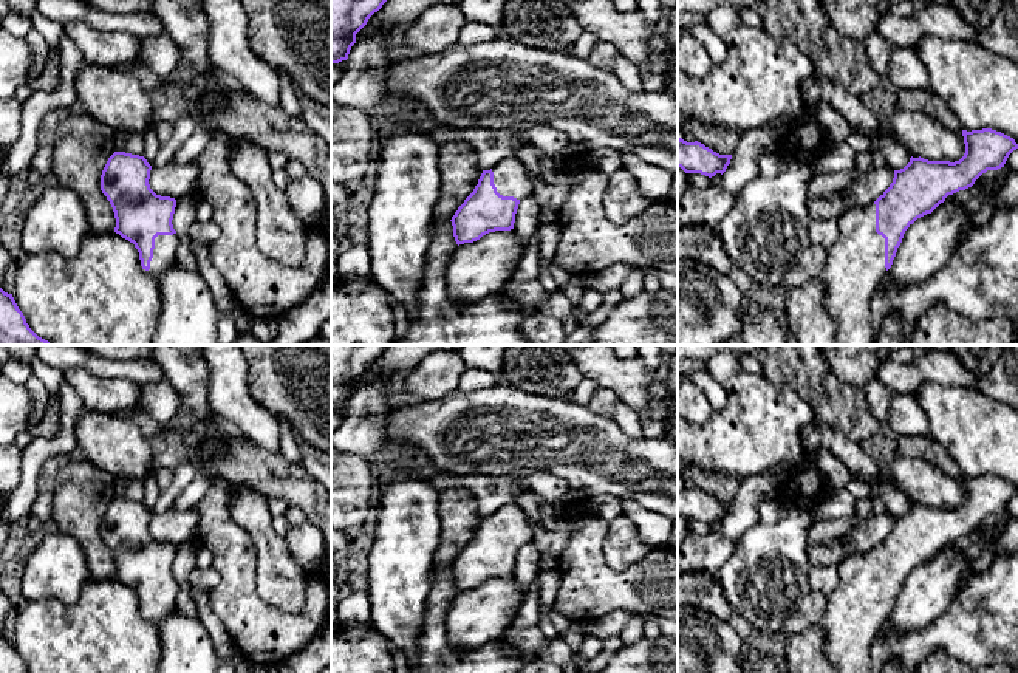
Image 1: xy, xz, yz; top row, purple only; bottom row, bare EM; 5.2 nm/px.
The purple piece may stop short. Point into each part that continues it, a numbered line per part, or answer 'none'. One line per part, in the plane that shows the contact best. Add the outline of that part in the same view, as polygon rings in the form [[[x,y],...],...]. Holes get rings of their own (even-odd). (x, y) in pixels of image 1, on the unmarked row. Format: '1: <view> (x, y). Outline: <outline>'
1: yz (854, 613). Outline: [[[876,551],[839,563],[840,579],[818,619],[823,650],[835,673],[873,673],[871,645],[886,622],[885,585],[876,579]]]

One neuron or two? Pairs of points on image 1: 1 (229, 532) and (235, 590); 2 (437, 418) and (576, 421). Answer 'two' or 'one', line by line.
1: one
2: one

